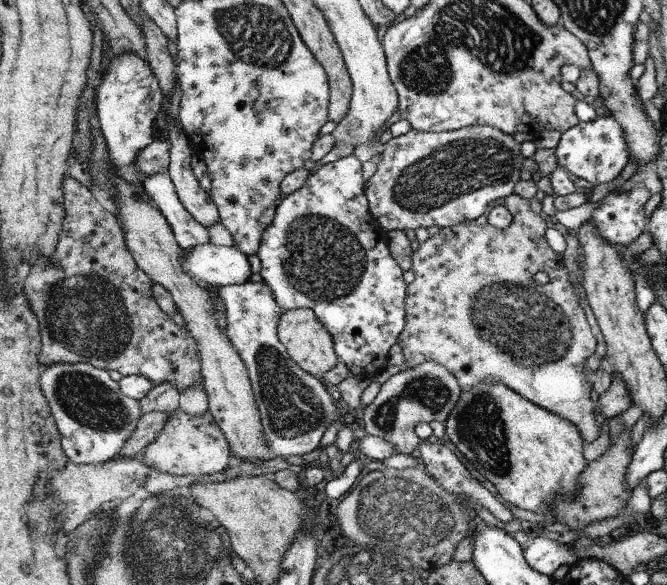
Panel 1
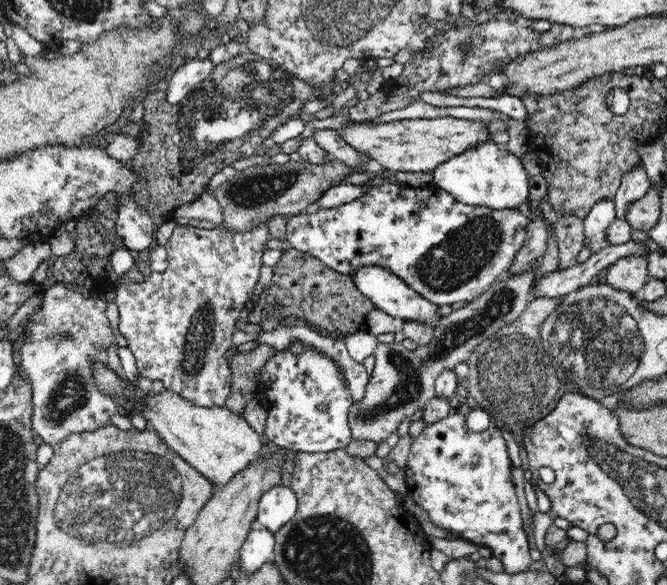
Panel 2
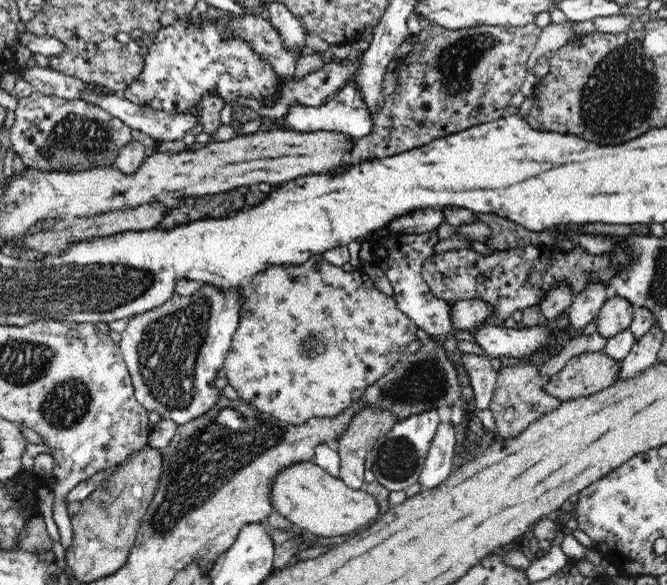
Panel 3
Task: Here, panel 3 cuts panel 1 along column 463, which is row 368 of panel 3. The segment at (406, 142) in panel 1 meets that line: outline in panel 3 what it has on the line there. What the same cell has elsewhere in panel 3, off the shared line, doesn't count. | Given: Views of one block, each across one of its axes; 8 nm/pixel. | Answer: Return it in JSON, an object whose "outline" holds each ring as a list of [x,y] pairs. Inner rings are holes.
{"outline":[[[204,284],[192,296],[176,294],[166,304],[132,316],[127,329],[121,333],[119,346],[137,401],[147,411],[181,425],[223,400],[214,381],[230,352],[239,312],[238,288],[222,294],[217,288]]]}

